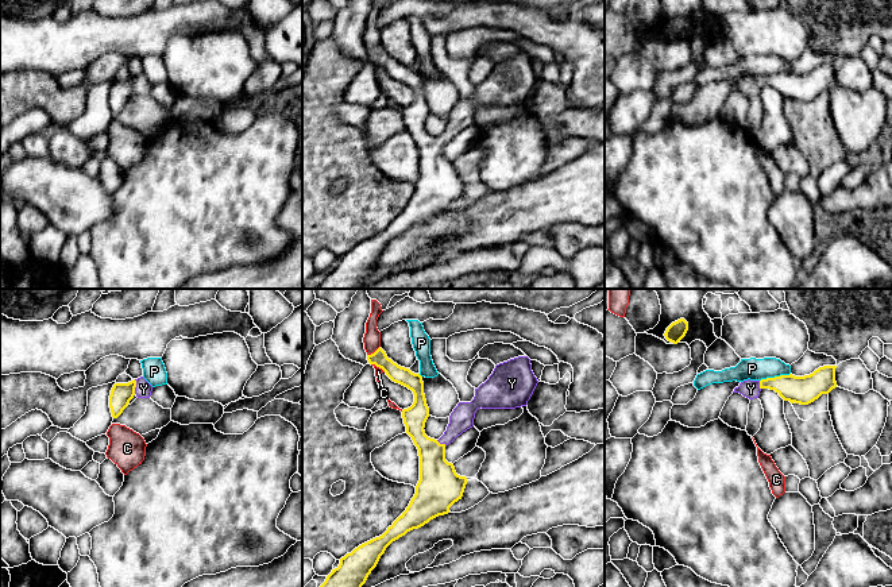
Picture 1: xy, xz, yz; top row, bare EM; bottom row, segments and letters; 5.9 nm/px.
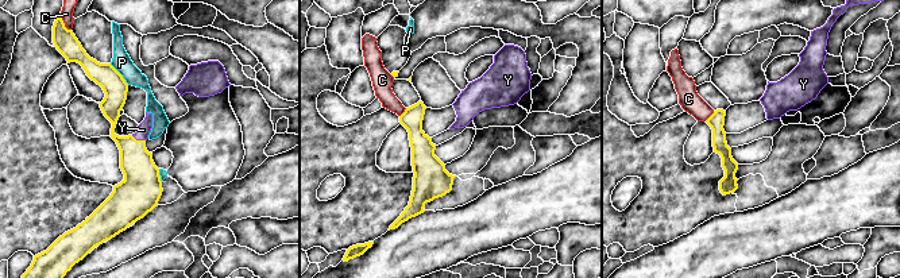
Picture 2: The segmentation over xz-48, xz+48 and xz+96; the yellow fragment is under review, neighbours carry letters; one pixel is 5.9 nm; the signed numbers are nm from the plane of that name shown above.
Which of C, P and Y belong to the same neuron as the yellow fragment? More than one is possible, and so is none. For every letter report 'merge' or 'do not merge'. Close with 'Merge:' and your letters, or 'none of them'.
C: do not merge
P: do not merge
Y: merge
Merge: Y

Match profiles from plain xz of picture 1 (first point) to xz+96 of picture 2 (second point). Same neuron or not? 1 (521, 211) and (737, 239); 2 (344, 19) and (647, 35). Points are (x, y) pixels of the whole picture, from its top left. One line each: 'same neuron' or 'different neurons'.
1: same neuron
2: same neuron

